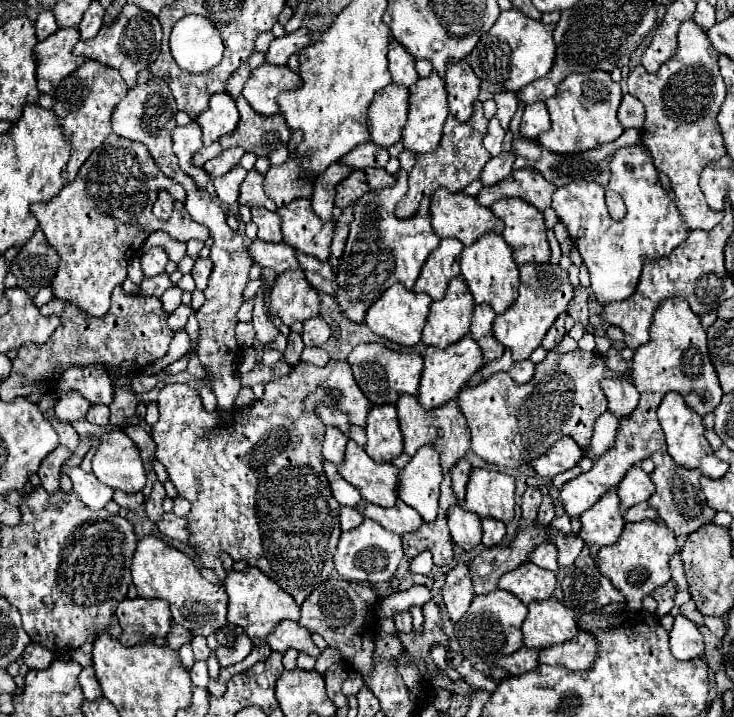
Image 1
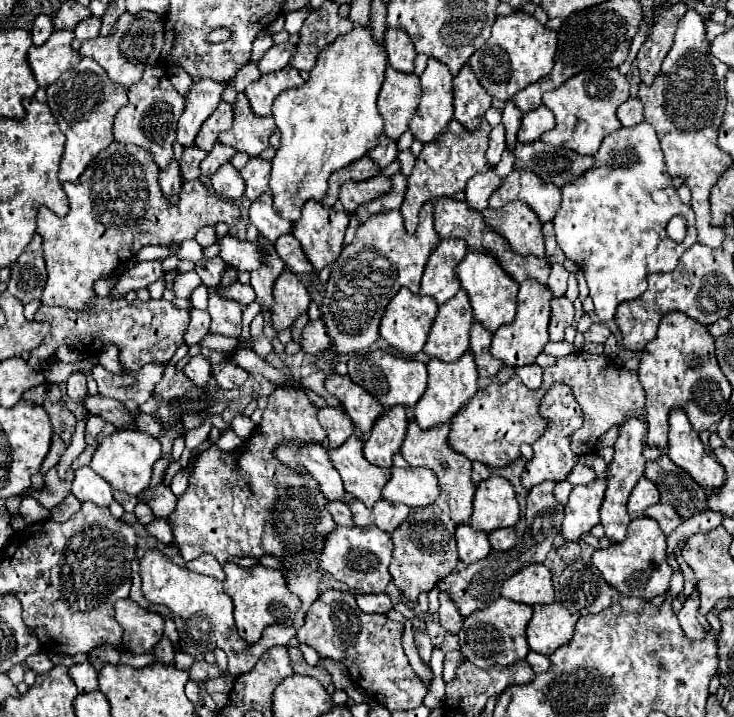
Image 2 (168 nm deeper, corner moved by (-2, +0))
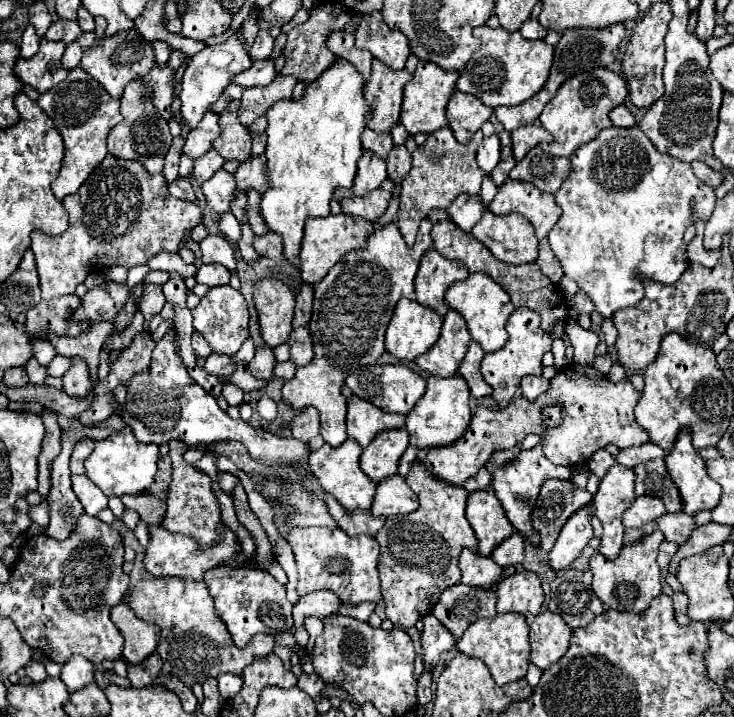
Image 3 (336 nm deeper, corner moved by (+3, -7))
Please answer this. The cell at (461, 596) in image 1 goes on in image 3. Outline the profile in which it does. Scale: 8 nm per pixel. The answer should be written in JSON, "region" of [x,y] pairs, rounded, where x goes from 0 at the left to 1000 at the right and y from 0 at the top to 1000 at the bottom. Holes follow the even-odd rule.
{"region":[[[580,858],[575,863],[578,869],[578,880],[575,880],[575,905],[578,905],[578,930],[583,936],[591,936],[602,911],[613,908],[621,897],[621,891],[616,891],[616,886],[610,886],[608,874],[599,874],[599,869],[594,869],[591,858]]]}

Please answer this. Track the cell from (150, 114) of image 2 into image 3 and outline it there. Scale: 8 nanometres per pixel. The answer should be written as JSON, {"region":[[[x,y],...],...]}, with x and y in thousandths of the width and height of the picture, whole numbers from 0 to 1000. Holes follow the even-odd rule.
{"region":[[[180,113],[172,119],[169,132],[163,135],[163,155],[169,160],[169,169],[147,185],[147,213],[163,222],[191,225],[202,241],[218,241],[223,233],[223,219],[234,199],[234,188],[229,172],[223,172],[223,166],[213,160],[207,138],[202,138],[202,127],[196,127],[191,113]]]}

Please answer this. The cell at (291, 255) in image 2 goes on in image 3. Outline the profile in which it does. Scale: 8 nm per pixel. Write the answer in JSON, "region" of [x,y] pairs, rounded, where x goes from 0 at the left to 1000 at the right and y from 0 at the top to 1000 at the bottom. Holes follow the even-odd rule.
{"region":[[[365,322],[365,325],[357,328],[357,331],[349,331],[349,333],[346,333],[346,347],[349,347],[354,356],[368,358],[368,361],[373,361],[373,364],[384,364],[384,361],[387,361],[387,356],[384,356],[384,333],[381,333],[381,328],[376,328],[376,325],[371,325],[371,322]]]}

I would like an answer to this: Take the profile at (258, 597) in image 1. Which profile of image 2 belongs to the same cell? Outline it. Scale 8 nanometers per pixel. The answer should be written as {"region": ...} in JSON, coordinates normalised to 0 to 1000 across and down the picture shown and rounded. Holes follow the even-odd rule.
{"region":[[[309,784],[304,789],[304,798],[309,803],[307,809],[307,826],[317,834],[320,845],[320,870],[328,884],[339,898],[347,898],[356,890],[356,881],[369,873],[369,870],[399,870],[402,856],[410,848],[410,840],[405,831],[399,831],[391,823],[388,806],[383,806],[383,798],[375,792],[361,792],[356,787],[347,787],[342,792],[323,789],[317,784]]]}

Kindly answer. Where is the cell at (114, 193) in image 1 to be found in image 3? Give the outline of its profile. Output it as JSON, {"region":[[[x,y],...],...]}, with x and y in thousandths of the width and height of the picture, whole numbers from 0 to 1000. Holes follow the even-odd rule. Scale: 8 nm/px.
{"region":[[[144,216],[112,261],[87,278],[87,289],[95,297],[95,317],[84,328],[65,331],[54,322],[44,325],[41,347],[49,358],[57,417],[101,409],[104,397],[125,378],[153,370],[199,370],[218,350],[240,353],[251,322],[275,311],[270,280],[256,283],[234,275],[223,244],[202,244],[191,227],[153,216]]]}

